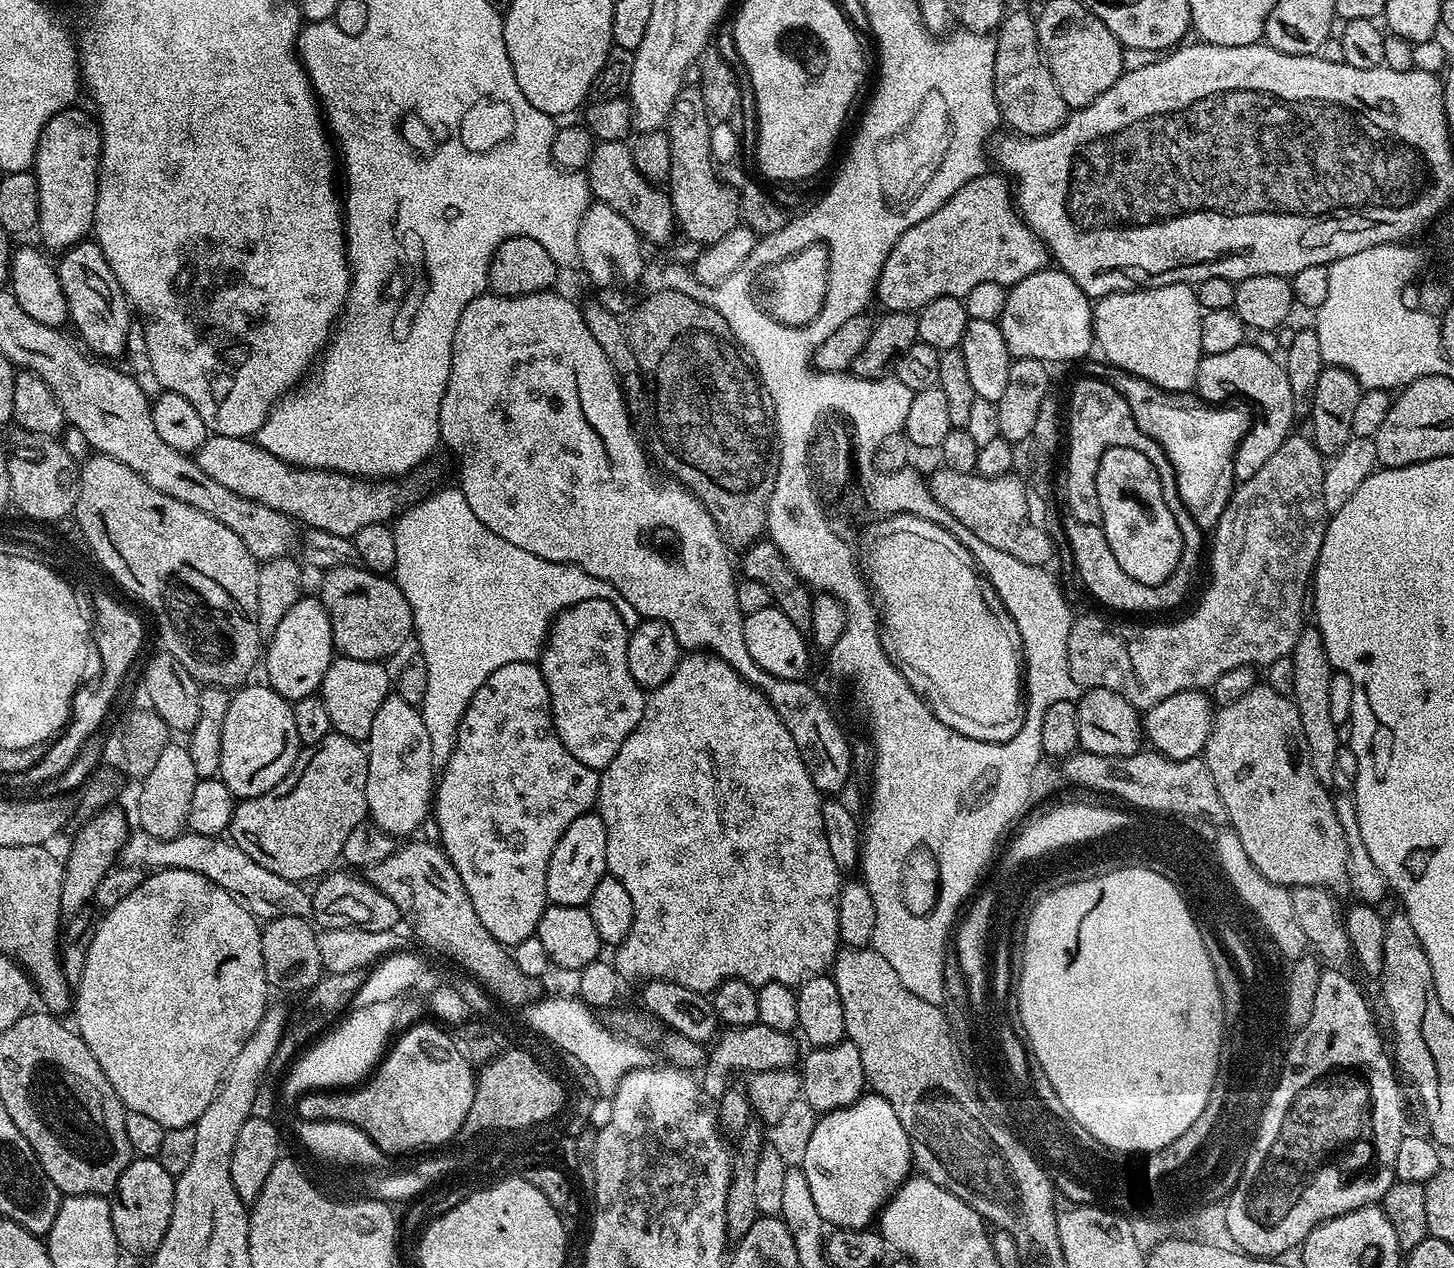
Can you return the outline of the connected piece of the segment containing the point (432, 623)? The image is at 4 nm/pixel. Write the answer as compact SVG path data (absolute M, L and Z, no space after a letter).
M459 487L444 488L441 492L433 491L422 500L417 500L415 504L404 509L399 516L395 517L392 533L394 534L394 546L396 547L396 566L394 569L394 579L402 590L406 602L410 602L412 611L412 627L415 639L420 639L419 655L424 657L426 662L426 698L418 706L420 717L426 726L426 734L430 734L430 754L432 755L433 765L442 766L450 758L454 748L456 734L462 714L466 714L466 706L470 698L502 666L510 662L522 662L530 664L539 661L540 654L544 650L544 643L548 641L548 630L552 627L553 620L562 610L574 606L578 602L586 602L594 598L609 599L610 592L604 586L592 586L592 579L582 570L573 564L563 564L562 562L550 562L546 558L538 558L538 554L530 554L530 550L518 550L518 546L510 546L506 538L498 538L498 534L491 532L478 518L474 518L474 510L470 510L470 505L466 503L466 498L460 493Z

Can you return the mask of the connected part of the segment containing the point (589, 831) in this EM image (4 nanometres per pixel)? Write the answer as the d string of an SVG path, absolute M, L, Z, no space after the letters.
M595 811L574 818L570 826L558 838L554 854L550 854L550 866L546 870L546 894L549 905L574 906L587 905L594 886L606 875L606 826Z

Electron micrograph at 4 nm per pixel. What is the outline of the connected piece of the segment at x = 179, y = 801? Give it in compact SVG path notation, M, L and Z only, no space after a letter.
M169 742L166 750L158 757L154 770L146 774L146 778L139 785L140 788L140 824L139 827L146 834L159 840L173 840L183 833L188 826L190 802L194 795L197 782L194 762L190 762L190 754L183 743Z

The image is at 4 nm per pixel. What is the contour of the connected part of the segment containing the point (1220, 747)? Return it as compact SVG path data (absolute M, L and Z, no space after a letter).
M1260 682L1257 683L1255 688L1250 689L1246 694L1242 694L1242 698L1238 698L1238 702L1230 702L1223 705L1213 715L1212 729L1208 735L1202 759L1210 770L1210 778L1214 778L1214 786L1218 786L1218 798L1222 798L1224 810L1232 810L1229 816L1226 817L1231 831L1242 832L1242 830L1248 830L1248 834L1254 836L1252 840L1256 844L1256 861L1252 865L1256 867L1258 874L1262 874L1262 878L1266 878L1275 884L1296 880L1292 882L1303 882L1305 885L1314 888L1327 888L1329 890L1337 890L1336 888L1340 887L1343 889L1347 885L1348 847L1346 846L1346 834L1342 834L1342 822L1338 822L1336 801L1333 793L1328 793L1329 789L1314 774L1312 763L1308 757L1308 747L1304 744L1302 722L1298 718L1298 710L1295 703L1289 697L1279 696L1277 692L1268 688L1267 683Z

